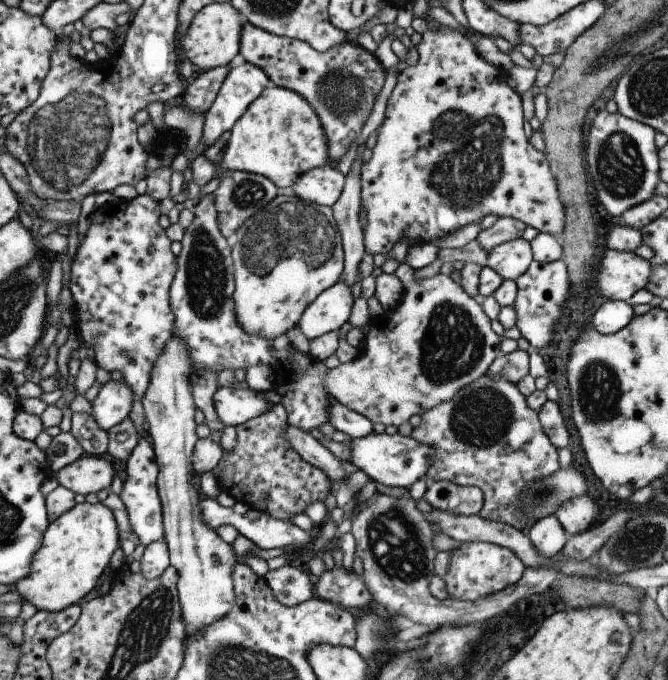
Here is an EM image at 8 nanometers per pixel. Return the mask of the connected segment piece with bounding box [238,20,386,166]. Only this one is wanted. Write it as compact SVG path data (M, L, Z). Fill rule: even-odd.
M244 20L238 55L244 62L261 68L274 86L293 90L309 102L325 132L325 144L333 166L349 150L349 144L359 138L357 134L360 134L386 76L374 54L357 43L345 41L317 52L303 41L270 34Z

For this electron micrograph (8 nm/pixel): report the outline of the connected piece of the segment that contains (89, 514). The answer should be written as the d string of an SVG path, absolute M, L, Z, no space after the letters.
M101 502L75 504L46 527L41 546L33 554L29 574L13 586L22 602L33 604L36 611L59 612L76 604L93 590L98 577L109 564L111 555L120 548L119 539L122 535L118 533L110 509Z

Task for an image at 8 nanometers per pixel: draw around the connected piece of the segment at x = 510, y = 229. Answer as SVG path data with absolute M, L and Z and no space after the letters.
M501 217L487 230L480 230L476 237L477 244L483 248L483 252L489 254L489 250L495 246L520 238L525 228L526 225L515 218Z

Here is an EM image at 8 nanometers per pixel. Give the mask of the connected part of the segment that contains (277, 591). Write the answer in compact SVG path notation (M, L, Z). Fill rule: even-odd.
M293 566L268 570L264 581L272 596L283 606L293 607L314 597L314 579Z

